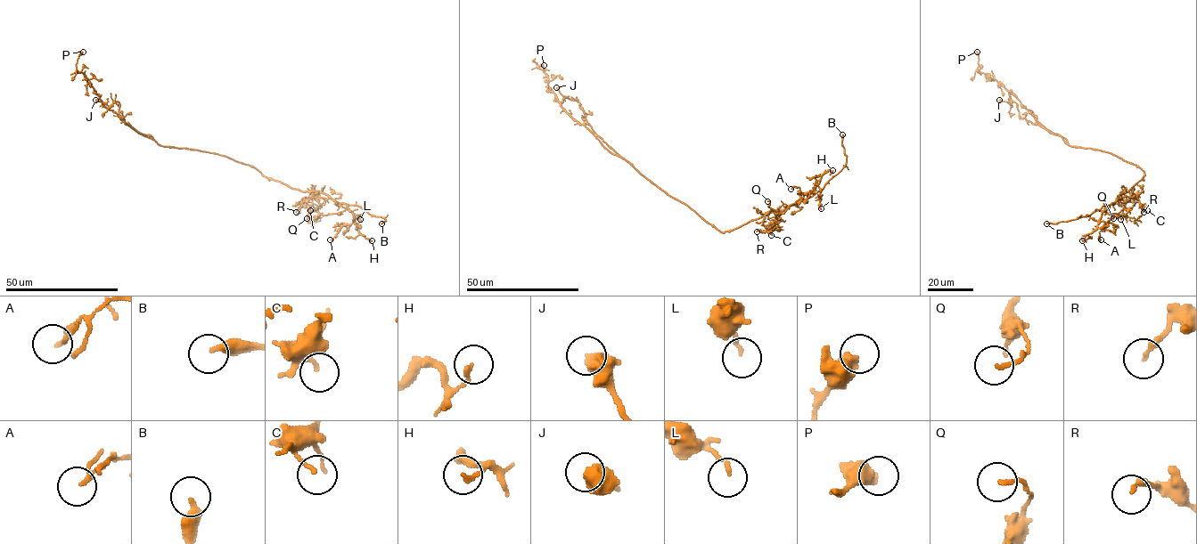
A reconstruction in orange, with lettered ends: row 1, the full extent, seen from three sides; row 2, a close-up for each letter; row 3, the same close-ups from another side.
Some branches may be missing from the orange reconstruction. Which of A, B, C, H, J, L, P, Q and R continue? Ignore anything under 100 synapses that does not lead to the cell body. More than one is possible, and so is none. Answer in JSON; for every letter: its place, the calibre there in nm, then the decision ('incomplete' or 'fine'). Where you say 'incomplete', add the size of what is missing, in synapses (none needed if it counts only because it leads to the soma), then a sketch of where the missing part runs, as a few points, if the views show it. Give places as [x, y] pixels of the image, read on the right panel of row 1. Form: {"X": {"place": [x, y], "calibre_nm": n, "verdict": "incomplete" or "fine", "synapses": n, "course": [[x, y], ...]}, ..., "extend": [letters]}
{"A": {"place": [1101, 239], "calibre_nm": 110, "verdict": "fine"}, "B": {"place": [1046, 223], "calibre_nm": 320, "verdict": "incomplete", "course": [[1046, 223], [1072, 235], [1099, 221]]}, "C": {"place": [1147, 210], "calibre_nm": 120, "verdict": "fine"}, "H": {"place": [1082, 240], "calibre_nm": 160, "verdict": "fine"}, "J": {"place": [999, 100], "calibre_nm": 440, "verdict": "fine"}, "L": {"place": [1120, 219], "calibre_nm": 140, "verdict": "fine"}, "P": {"place": [977, 52], "calibre_nm": 500, "verdict": "fine"}, "Q": {"place": [1113, 218], "calibre_nm": 140, "verdict": "fine"}, "R": {"place": [1143, 212], "calibre_nm": 200, "verdict": "fine"}, "extend": ["B"]}

